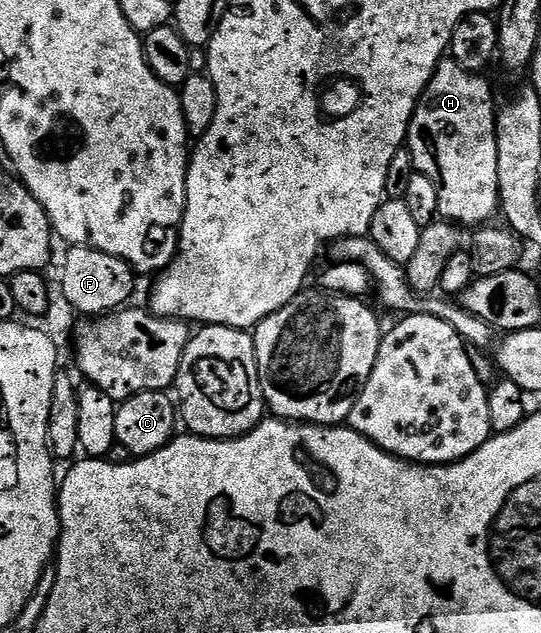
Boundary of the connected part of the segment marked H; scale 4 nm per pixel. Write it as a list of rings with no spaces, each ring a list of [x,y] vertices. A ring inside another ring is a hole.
[[[443,58],[436,66],[406,131],[405,147],[409,148],[414,171],[432,178],[440,194],[439,217],[451,224],[482,226],[499,215],[498,179],[496,178],[496,103],[494,92],[485,75],[464,70],[455,60]]]

